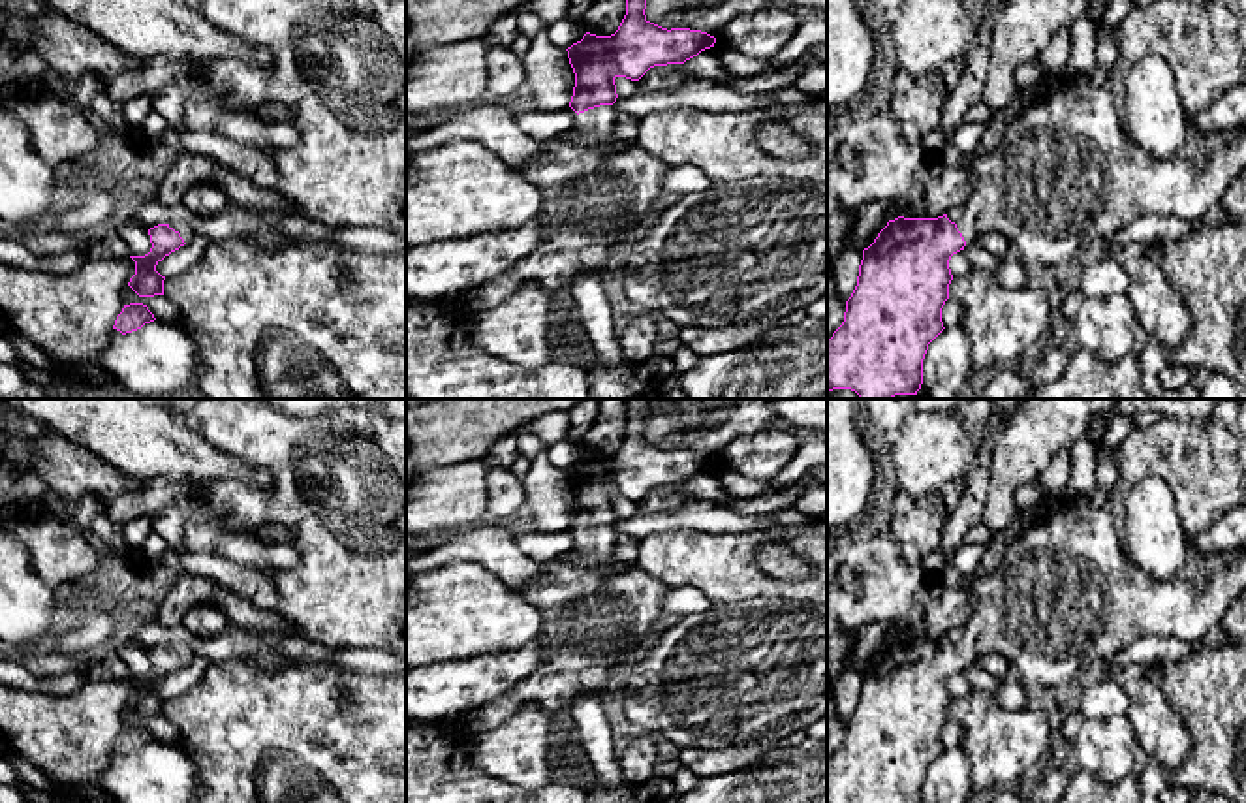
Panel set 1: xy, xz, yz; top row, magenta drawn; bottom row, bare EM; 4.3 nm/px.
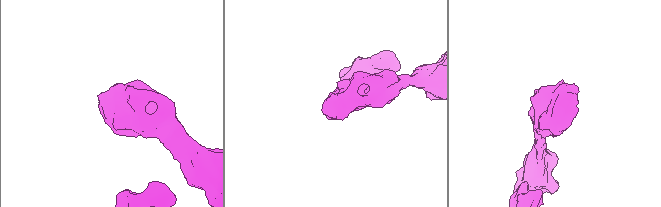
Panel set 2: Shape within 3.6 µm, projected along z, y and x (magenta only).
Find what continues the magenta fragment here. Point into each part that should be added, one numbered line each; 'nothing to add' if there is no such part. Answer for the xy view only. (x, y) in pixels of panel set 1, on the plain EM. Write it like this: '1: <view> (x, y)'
1: xy (186, 653)

